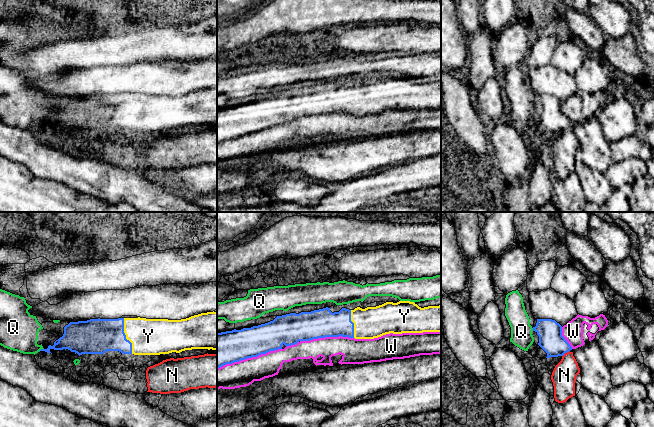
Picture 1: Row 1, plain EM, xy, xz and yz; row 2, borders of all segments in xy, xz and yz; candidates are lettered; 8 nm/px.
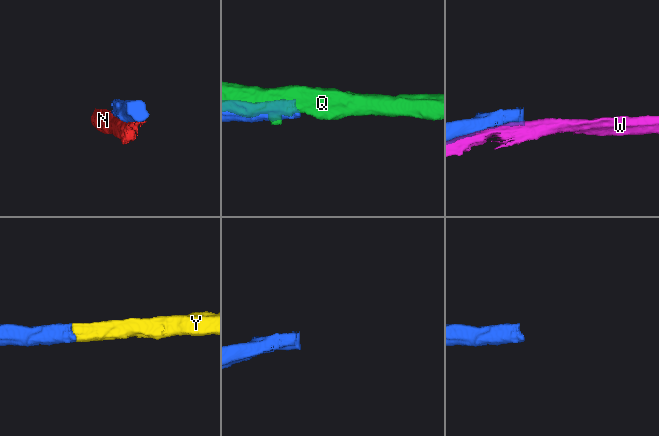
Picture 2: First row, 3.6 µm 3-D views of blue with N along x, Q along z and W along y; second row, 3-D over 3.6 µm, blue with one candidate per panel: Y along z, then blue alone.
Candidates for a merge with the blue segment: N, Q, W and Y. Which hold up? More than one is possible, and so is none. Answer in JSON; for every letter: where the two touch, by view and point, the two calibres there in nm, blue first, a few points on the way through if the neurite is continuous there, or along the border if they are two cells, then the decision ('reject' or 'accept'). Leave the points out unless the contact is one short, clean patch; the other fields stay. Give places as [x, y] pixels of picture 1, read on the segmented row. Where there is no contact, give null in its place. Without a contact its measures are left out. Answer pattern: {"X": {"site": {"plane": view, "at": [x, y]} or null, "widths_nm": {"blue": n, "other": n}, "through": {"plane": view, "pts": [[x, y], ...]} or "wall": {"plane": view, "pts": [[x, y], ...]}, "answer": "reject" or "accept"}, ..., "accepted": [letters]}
{"N": {"site": {"plane": "yz", "at": [565, 352]}, "widths_nm": {"blue": 190, "other": 190}, "answer": "reject"}, "Q": {"site": {"plane": "xy", "at": [41, 349]}, "widths_nm": {"blue": 150, "other": 300}, "answer": "reject"}, "W": {"site": {"plane": "xz", "at": [249, 357]}, "widths_nm": {"blue": 260, "other": 200}, "answer": "reject"}, "Y": {"site": {"plane": "xy", "at": [125, 336]}, "widths_nm": {"blue": 280, "other": 280}, "through": {"plane": "xy", "pts": [[95, 336], [125, 336], [148, 336]]}, "answer": "accept"}, "accepted": ["Y"]}

